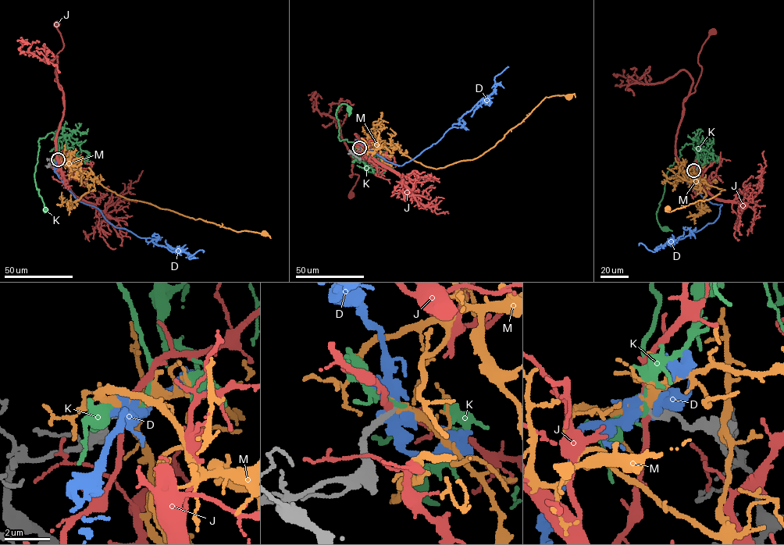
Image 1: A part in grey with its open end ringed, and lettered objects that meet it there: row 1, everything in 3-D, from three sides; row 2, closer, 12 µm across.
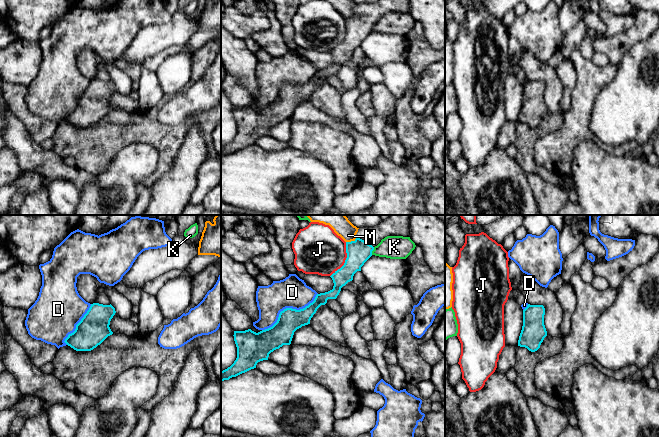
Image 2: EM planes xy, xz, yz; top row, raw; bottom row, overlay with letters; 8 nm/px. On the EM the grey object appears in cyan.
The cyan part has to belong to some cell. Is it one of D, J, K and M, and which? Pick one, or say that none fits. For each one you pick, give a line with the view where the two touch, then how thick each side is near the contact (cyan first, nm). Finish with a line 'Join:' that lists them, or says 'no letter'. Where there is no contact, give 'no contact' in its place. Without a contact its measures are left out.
Join: no letter

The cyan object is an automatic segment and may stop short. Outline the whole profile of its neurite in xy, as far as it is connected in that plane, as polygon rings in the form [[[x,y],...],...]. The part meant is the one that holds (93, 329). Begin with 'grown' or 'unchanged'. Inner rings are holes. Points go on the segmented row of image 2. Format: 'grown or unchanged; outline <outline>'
unchanged; outline [[[99,303],[91,304],[89,310],[76,325],[65,343],[76,351],[91,351],[112,335],[109,325],[115,315],[115,308]]]

